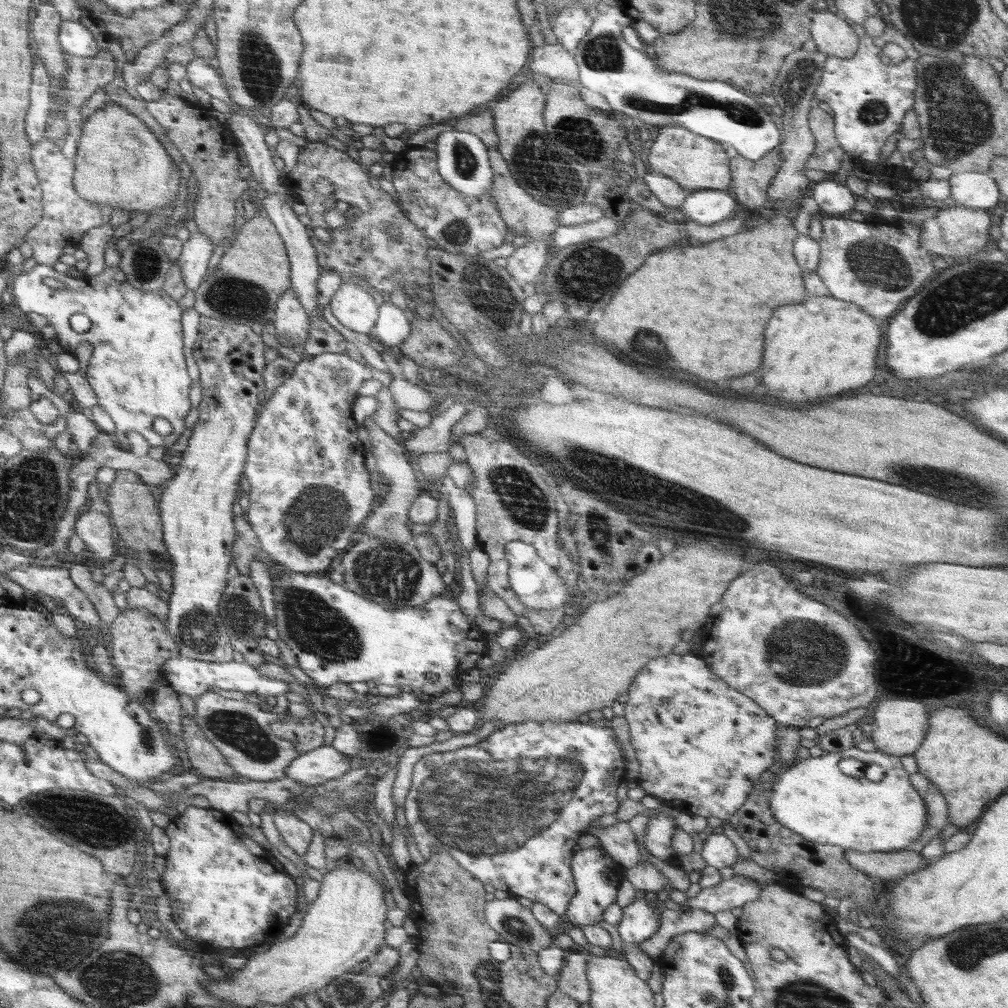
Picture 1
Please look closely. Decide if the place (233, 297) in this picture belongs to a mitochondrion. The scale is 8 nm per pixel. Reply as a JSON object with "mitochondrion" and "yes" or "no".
{"mitochondrion":"yes"}

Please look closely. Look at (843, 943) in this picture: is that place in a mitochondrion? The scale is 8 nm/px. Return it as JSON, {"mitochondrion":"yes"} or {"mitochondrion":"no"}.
{"mitochondrion":"no"}

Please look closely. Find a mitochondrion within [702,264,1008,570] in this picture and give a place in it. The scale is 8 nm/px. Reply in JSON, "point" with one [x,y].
{"point":[946,483]}

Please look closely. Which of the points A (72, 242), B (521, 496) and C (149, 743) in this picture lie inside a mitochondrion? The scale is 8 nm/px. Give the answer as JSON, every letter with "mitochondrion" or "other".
{"A":"other","B":"mitochondrion","C":"mitochondrion"}

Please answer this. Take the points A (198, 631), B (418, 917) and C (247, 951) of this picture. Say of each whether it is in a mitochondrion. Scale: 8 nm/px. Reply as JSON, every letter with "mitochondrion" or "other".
{"A":"mitochondrion","B":"other","C":"other"}

